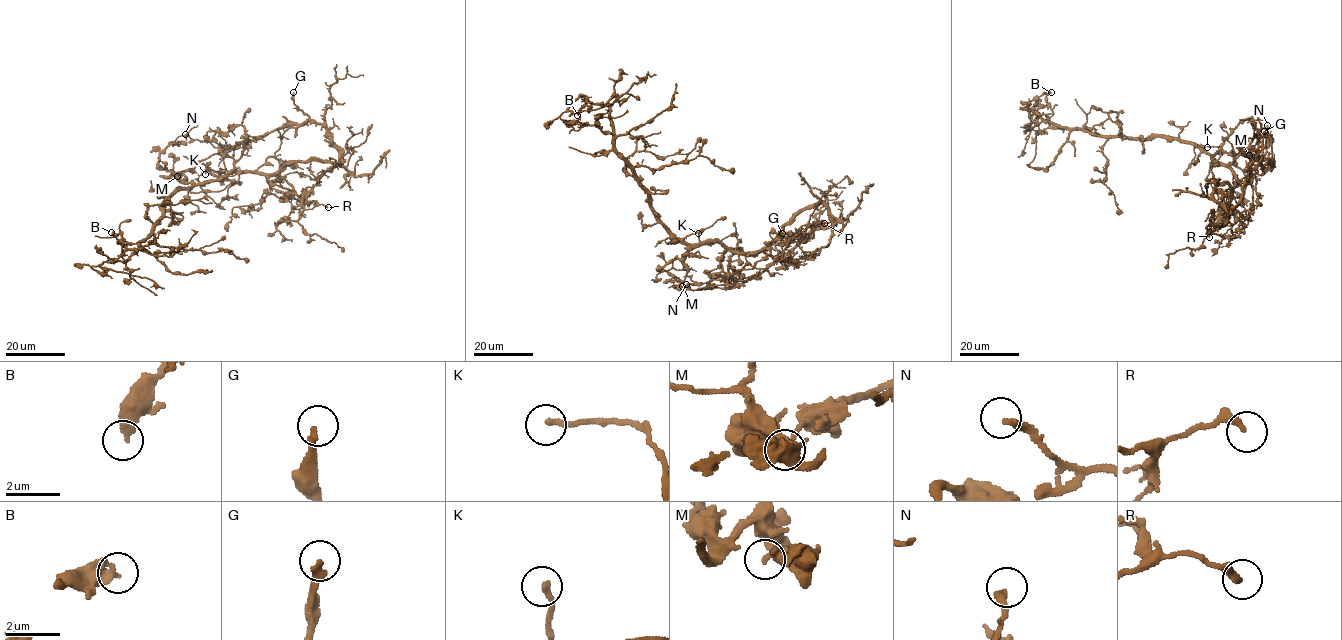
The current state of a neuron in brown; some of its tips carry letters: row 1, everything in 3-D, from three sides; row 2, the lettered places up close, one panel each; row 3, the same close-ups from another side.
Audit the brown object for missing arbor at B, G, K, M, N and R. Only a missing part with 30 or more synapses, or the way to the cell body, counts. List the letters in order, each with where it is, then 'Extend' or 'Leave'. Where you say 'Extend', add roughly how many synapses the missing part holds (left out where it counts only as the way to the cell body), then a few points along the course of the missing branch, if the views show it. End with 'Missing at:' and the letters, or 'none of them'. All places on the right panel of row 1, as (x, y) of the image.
B: Place: (1051, 92). Leave
G: Place: (1264, 131). Leave
K: Place: (1207, 147). Leave
M: Place: (1249, 155). Leave
N: Place: (1267, 125). Leave
R: Place: (1209, 237). Leave
Missing at: none of them

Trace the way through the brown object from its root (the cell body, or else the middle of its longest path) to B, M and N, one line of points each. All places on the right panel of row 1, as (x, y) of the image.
B: (1196, 147), (1163, 137), (1107, 137), (1058, 127), (1037, 110), (1026, 107), (1032, 99), (1051, 92)
M: (1196, 147), (1210, 154), (1215, 163), (1230, 163), (1250, 173), (1261, 174), (1269, 163), (1268, 159), (1249, 155)
N: (1196, 147), (1210, 154), (1215, 163), (1230, 163), (1250, 173), (1261, 174), (1274, 160), (1264, 155), (1267, 125)

